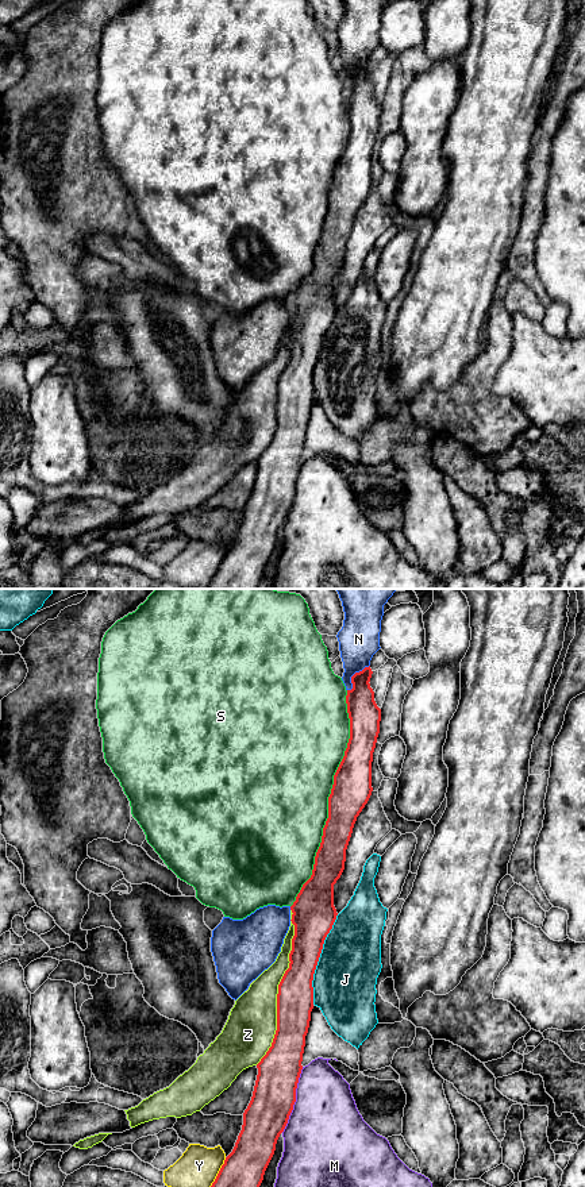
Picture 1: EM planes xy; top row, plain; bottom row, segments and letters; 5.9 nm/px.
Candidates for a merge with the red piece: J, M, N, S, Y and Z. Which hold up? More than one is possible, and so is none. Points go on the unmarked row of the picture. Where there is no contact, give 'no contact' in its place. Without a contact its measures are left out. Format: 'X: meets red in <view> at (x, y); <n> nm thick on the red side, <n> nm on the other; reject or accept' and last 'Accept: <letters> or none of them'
J: meets red in xy at (318, 354); 240 nm thick on the red side, 380 nm on the other; reject
M: meets red in xy at (295, 494); 260 nm thick on the red side, 460 nm on the other; reject
N: meets red in xy at (353, 70); 190 nm thick on the red side, 240 nm on the other; reject
S: meets red in xy at (328, 193); 240 nm thick on the red side, 500 nm on the other; reject
Y: meets red in xy at (218, 570); 280 nm thick on the red side, 240 nm on the other; reject
Z: meets red in xy at (278, 382); 220 nm thick on the red side, 280 nm on the other; accept
Accept: Z

